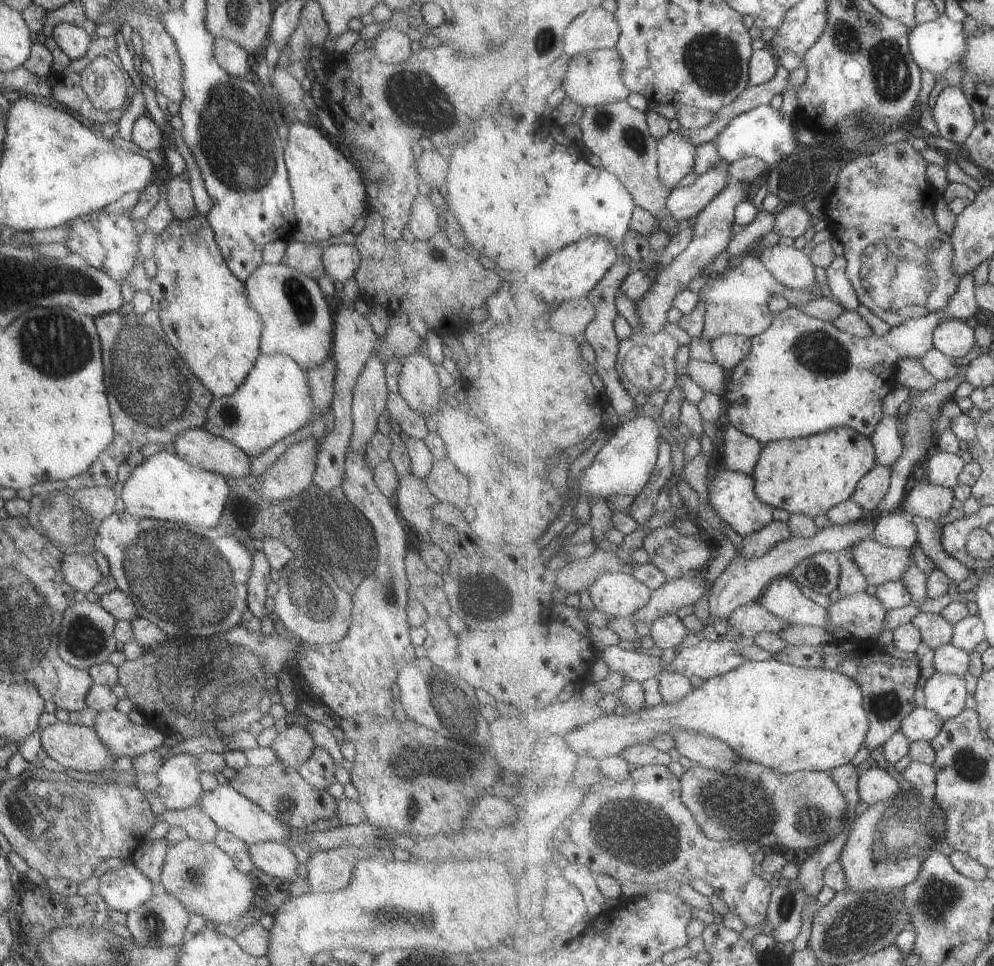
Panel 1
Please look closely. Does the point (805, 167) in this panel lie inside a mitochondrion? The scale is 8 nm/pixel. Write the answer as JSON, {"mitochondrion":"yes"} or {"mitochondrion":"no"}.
{"mitochondrion":"yes"}

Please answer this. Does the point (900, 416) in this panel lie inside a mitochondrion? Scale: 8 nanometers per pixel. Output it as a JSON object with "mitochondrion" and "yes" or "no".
{"mitochondrion":"no"}

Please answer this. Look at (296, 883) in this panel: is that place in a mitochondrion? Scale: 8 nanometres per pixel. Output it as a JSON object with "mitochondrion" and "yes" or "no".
{"mitochondrion":"no"}

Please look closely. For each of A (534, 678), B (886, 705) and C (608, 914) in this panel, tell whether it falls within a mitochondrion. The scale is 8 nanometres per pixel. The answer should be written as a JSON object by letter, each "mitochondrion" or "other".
{"A":"other","B":"mitochondrion","C":"other"}

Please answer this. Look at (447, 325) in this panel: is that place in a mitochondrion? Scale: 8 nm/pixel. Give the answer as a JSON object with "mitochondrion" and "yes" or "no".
{"mitochondrion":"no"}

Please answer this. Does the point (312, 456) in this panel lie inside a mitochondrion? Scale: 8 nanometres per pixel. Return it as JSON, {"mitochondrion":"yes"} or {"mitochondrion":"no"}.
{"mitochondrion":"no"}

